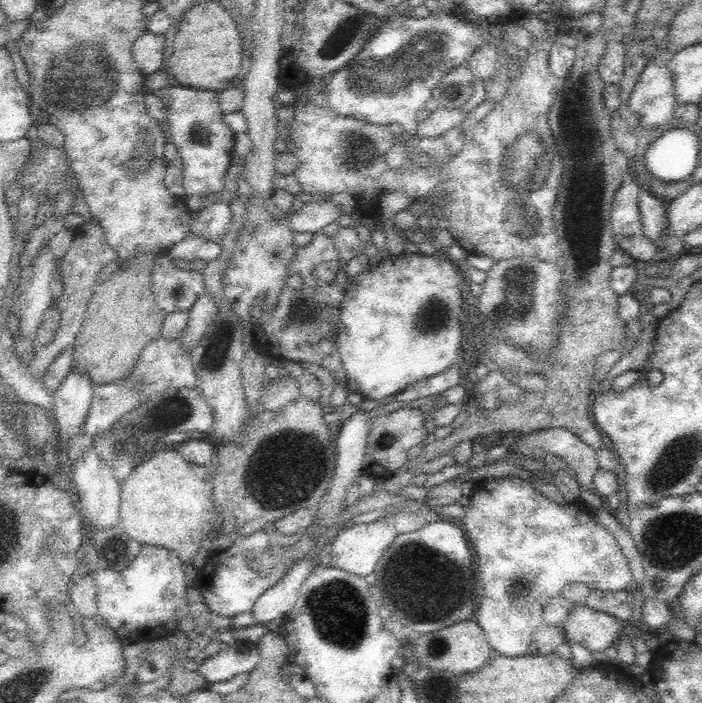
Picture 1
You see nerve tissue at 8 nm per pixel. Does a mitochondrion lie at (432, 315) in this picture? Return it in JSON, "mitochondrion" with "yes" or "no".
{"mitochondrion":"yes"}

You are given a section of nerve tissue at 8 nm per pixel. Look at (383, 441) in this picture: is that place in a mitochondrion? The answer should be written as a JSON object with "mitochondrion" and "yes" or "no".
{"mitochondrion":"yes"}

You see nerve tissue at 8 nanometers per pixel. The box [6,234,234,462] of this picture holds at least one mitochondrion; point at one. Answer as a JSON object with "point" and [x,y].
{"point":[175,410]}

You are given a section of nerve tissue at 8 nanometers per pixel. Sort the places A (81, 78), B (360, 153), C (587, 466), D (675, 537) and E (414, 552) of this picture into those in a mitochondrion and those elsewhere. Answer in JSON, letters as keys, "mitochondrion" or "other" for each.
{"A":"mitochondrion","B":"mitochondrion","C":"other","D":"mitochondrion","E":"mitochondrion"}

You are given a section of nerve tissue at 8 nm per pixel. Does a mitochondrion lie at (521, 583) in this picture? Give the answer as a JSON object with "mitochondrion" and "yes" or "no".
{"mitochondrion":"yes"}

